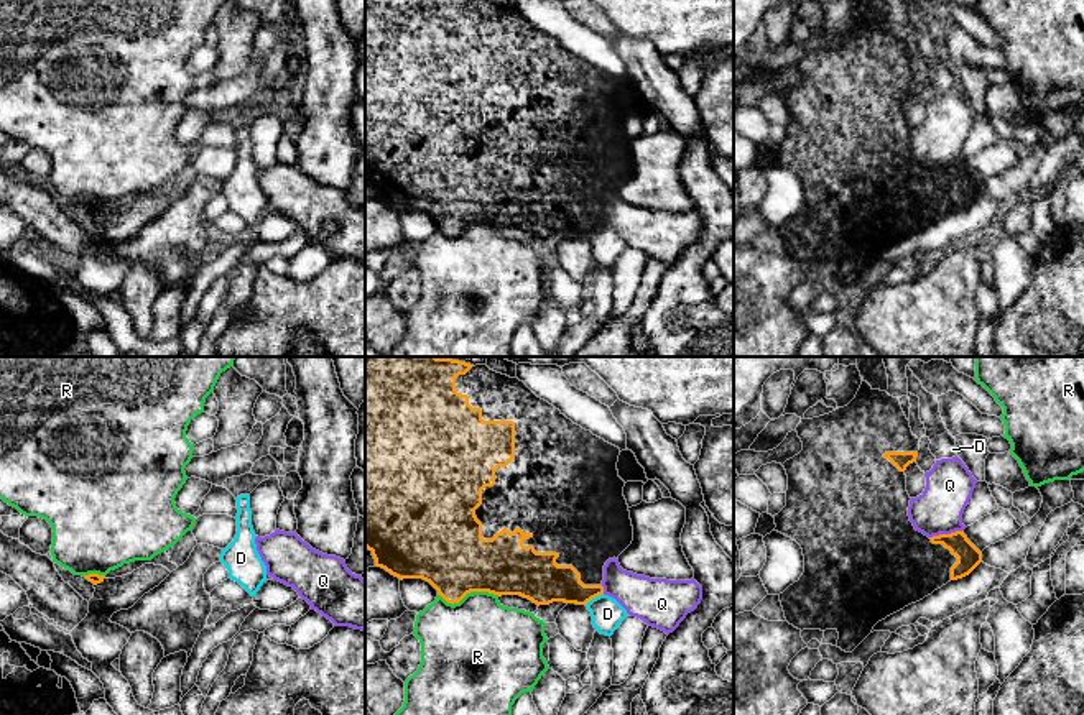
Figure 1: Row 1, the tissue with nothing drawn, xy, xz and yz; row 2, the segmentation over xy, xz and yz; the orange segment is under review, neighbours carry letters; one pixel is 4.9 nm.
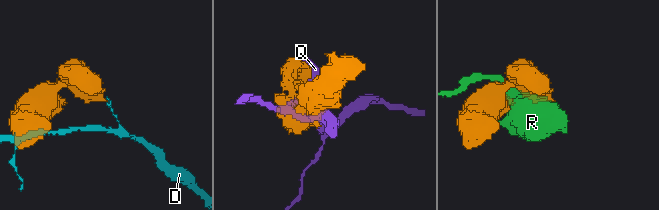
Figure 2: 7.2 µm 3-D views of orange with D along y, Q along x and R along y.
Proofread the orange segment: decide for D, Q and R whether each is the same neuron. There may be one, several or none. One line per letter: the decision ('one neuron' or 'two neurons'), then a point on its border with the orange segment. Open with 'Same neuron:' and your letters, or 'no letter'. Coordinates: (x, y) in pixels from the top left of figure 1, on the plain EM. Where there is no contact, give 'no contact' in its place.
Same neuron: no letter
D: two neurons; meets orange in xz at (594, 229)
Q: two neurons; meets orange in yz at (946, 166)
R: two neurons; meets orange in xz at (469, 224)

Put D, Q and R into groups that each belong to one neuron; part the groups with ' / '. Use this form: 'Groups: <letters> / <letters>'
Groups: D / Q / R

